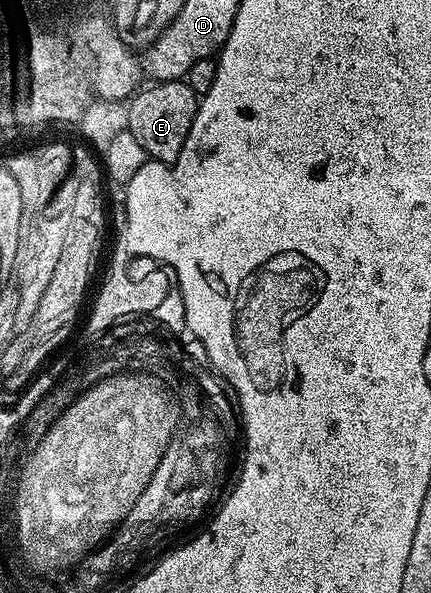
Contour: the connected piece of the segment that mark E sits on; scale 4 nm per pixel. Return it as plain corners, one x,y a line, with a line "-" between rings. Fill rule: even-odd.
187,80
162,81
141,88
127,102
127,132
142,143
149,158
169,163
176,160
186,143
186,135
190,135
190,127
194,123
194,115
198,104
198,95
188,86

